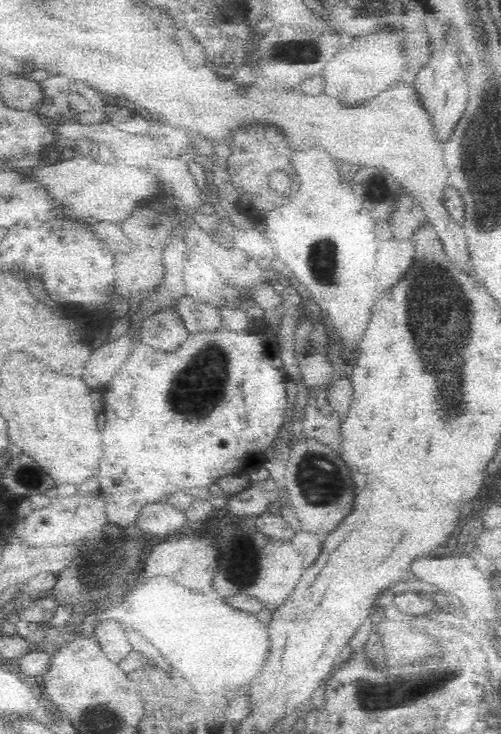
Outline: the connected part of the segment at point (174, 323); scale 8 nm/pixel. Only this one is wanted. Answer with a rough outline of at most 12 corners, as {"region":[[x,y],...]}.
{"region":[[170,308],[146,316],[141,343],[167,353],[190,334]]}

